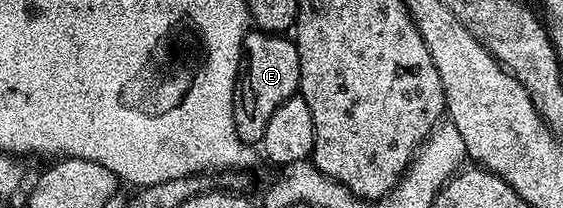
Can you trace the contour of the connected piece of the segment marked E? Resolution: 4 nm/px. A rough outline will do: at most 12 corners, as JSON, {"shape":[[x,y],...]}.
{"shape":[[248,31],[233,119],[258,146],[273,111],[296,96],[290,36]]}

